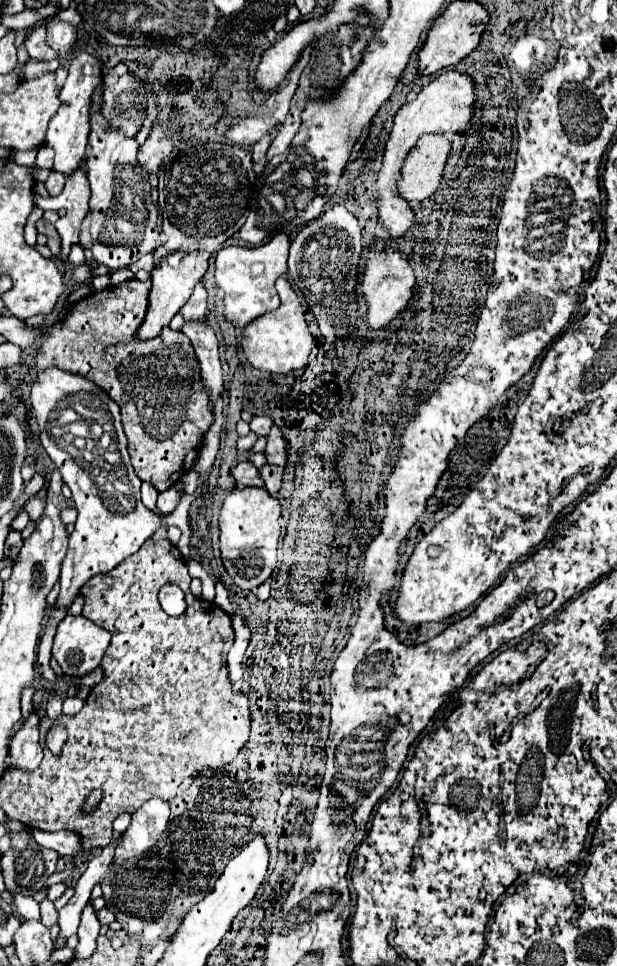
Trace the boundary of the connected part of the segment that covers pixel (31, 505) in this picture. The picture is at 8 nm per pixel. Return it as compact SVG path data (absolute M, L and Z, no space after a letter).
M33 497L33 499L29 499L29 501L27 501L25 511L29 513L29 517L31 517L33 521L39 521L39 517L43 515L45 505L47 505L47 501L45 501L45 499L41 499L41 497Z

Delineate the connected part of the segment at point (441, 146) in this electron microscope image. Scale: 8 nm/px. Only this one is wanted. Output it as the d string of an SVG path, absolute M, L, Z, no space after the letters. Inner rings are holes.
M423 135L403 163L399 179L401 197L409 203L429 199L443 181L449 153L451 141L445 135Z

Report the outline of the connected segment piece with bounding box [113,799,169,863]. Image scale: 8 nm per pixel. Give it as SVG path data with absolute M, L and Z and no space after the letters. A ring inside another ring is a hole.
M165 799L145 801L131 819L129 829L123 833L115 849L113 863L123 863L157 843L169 823L169 803Z

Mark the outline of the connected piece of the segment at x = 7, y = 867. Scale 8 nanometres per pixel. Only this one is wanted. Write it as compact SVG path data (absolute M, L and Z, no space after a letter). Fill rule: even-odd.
M11 833L13 845L1 857L1 871L5 887L11 893L33 897L43 889L45 881L55 873L59 853L53 849L39 847L29 833Z

